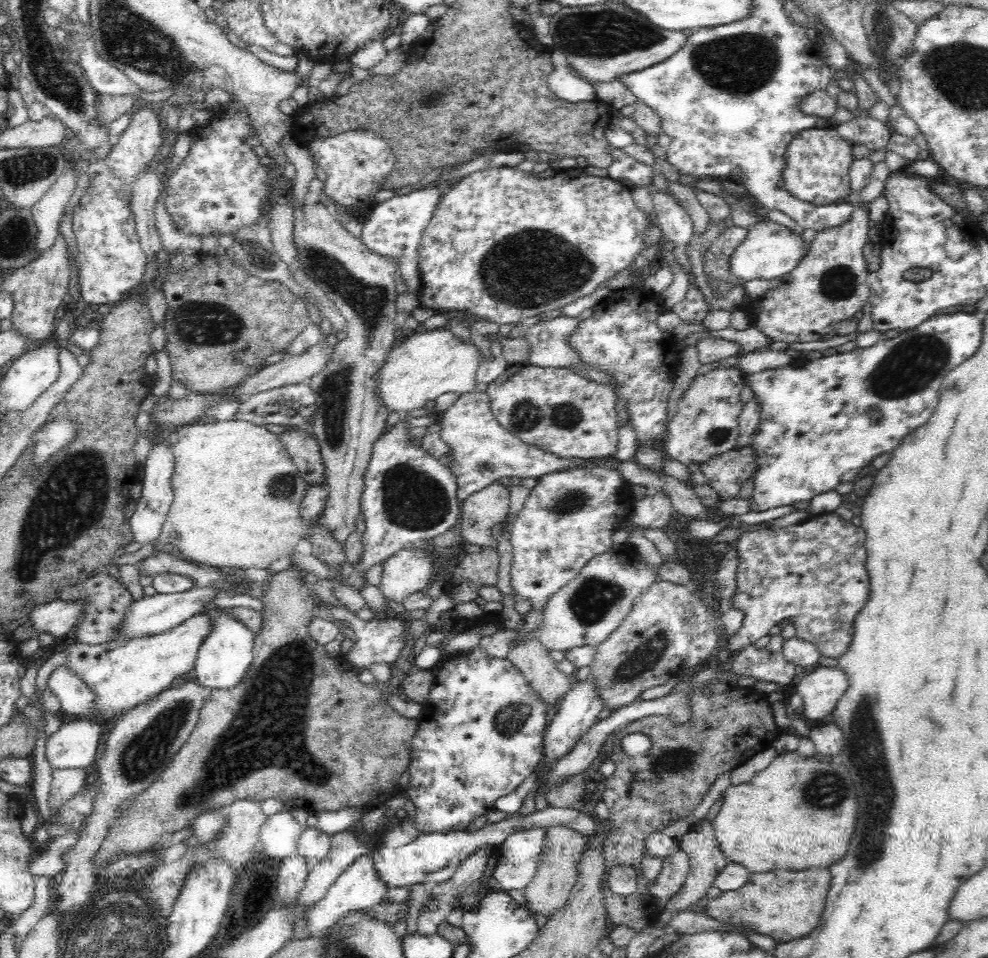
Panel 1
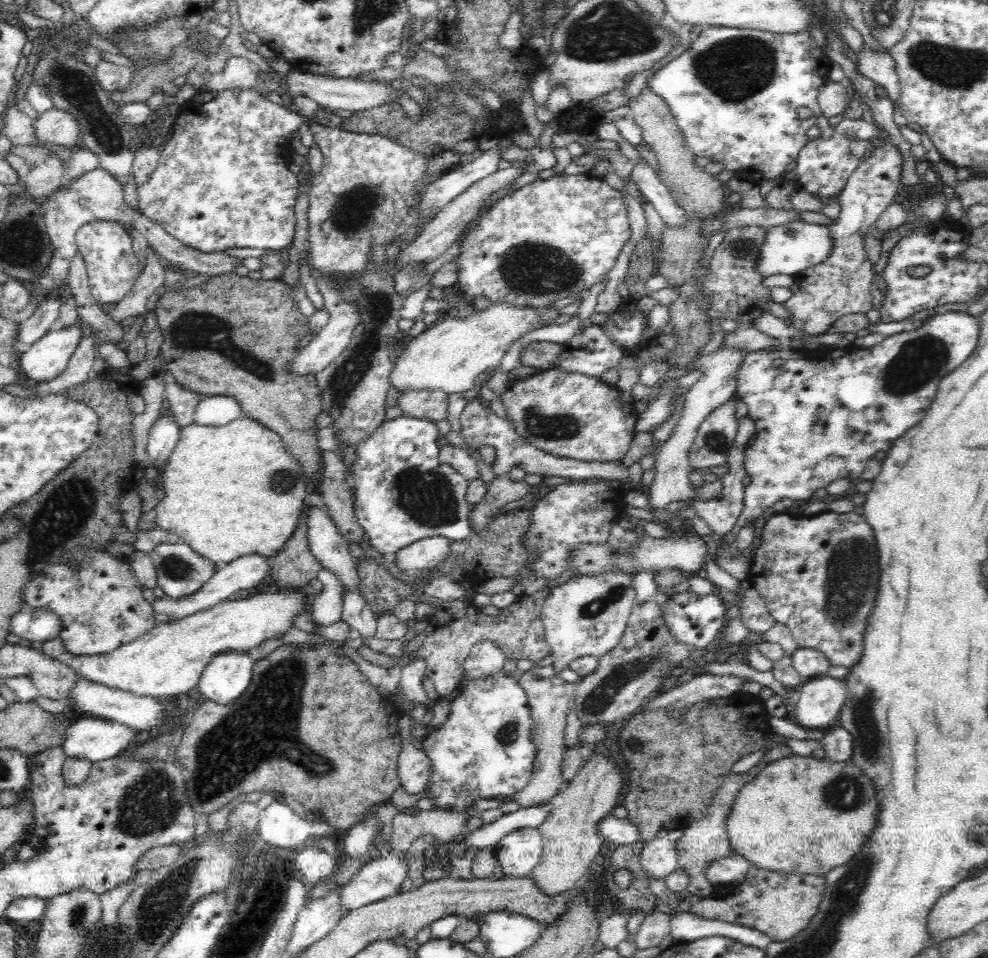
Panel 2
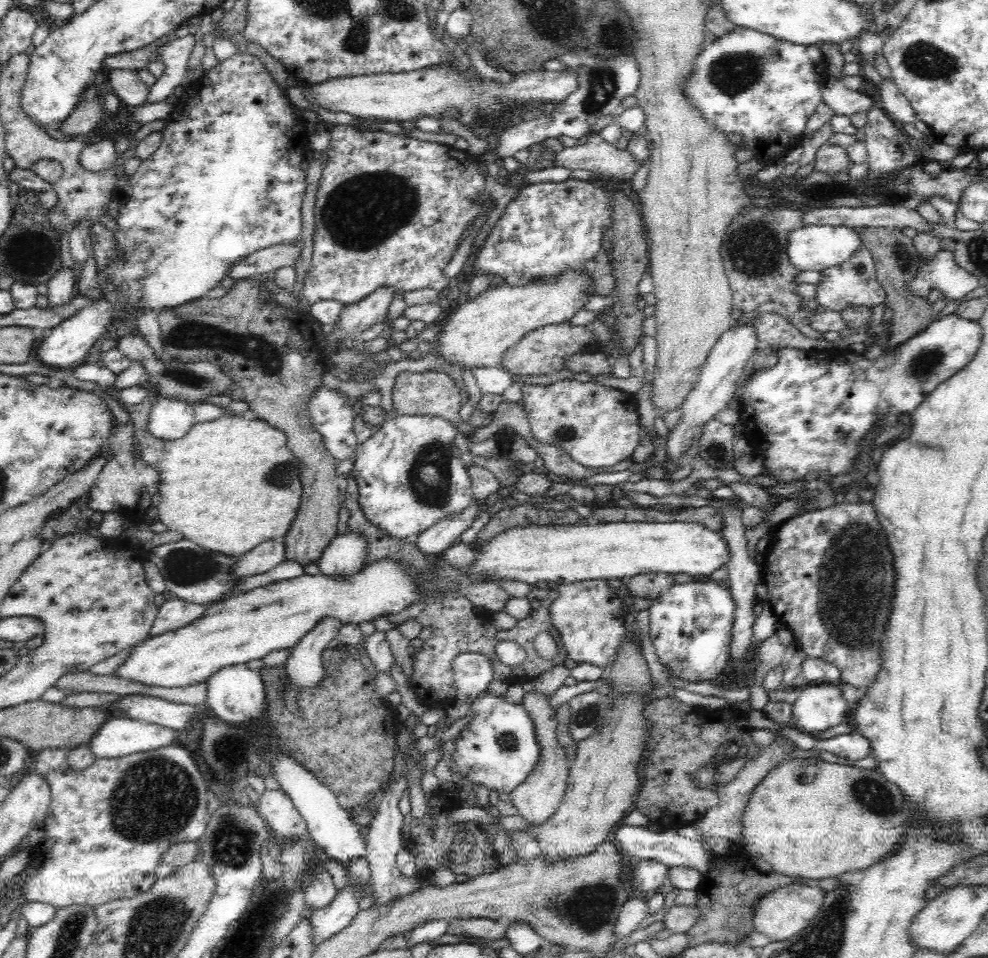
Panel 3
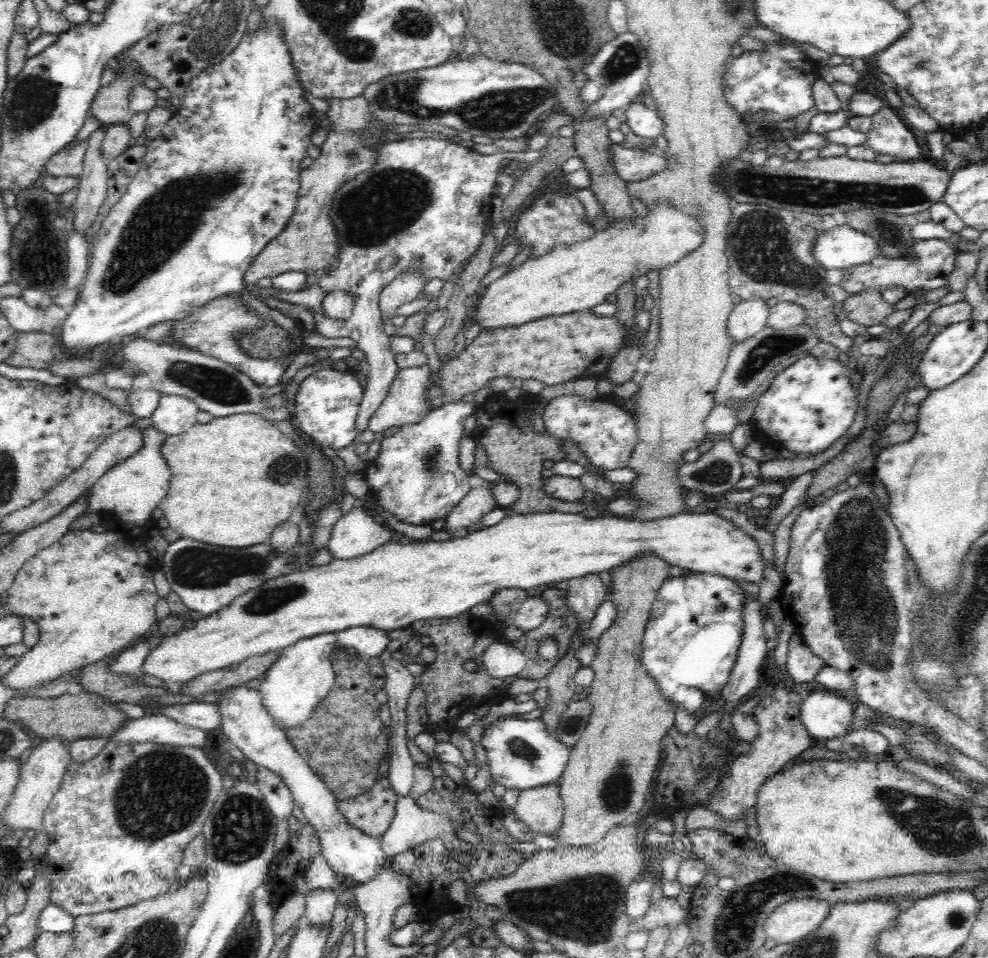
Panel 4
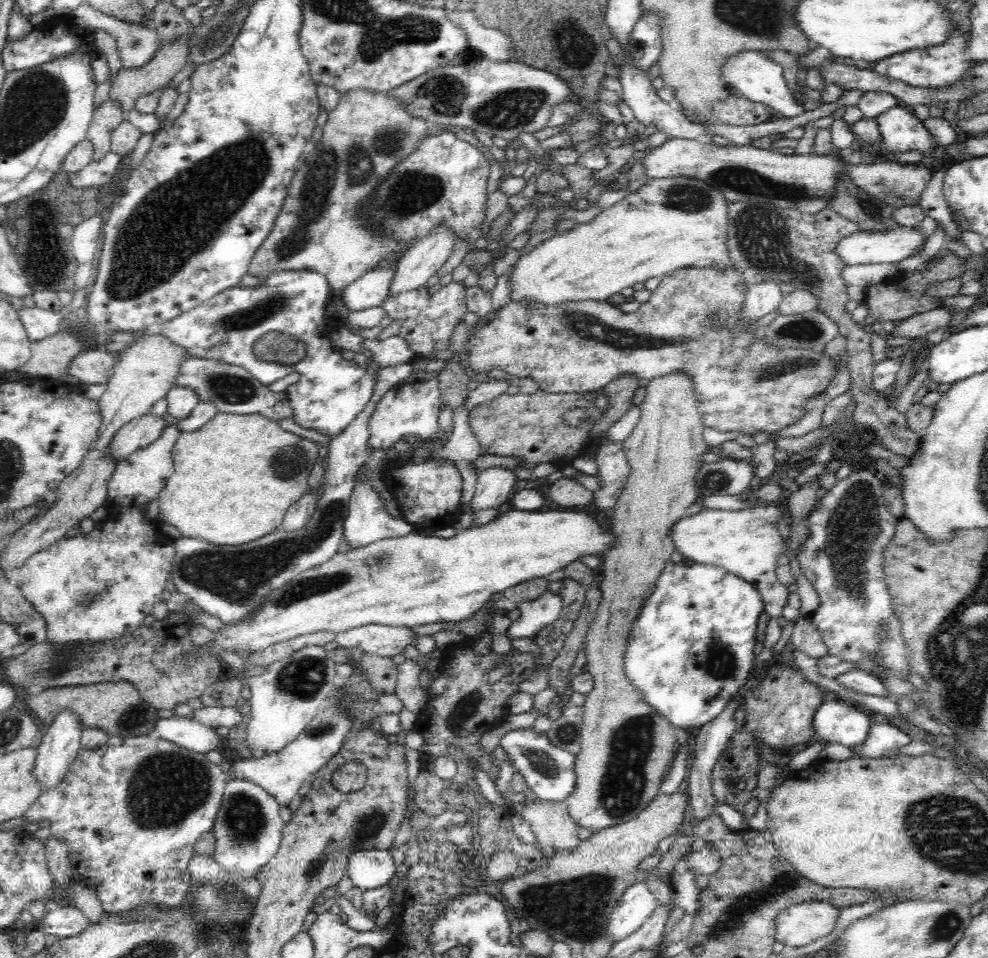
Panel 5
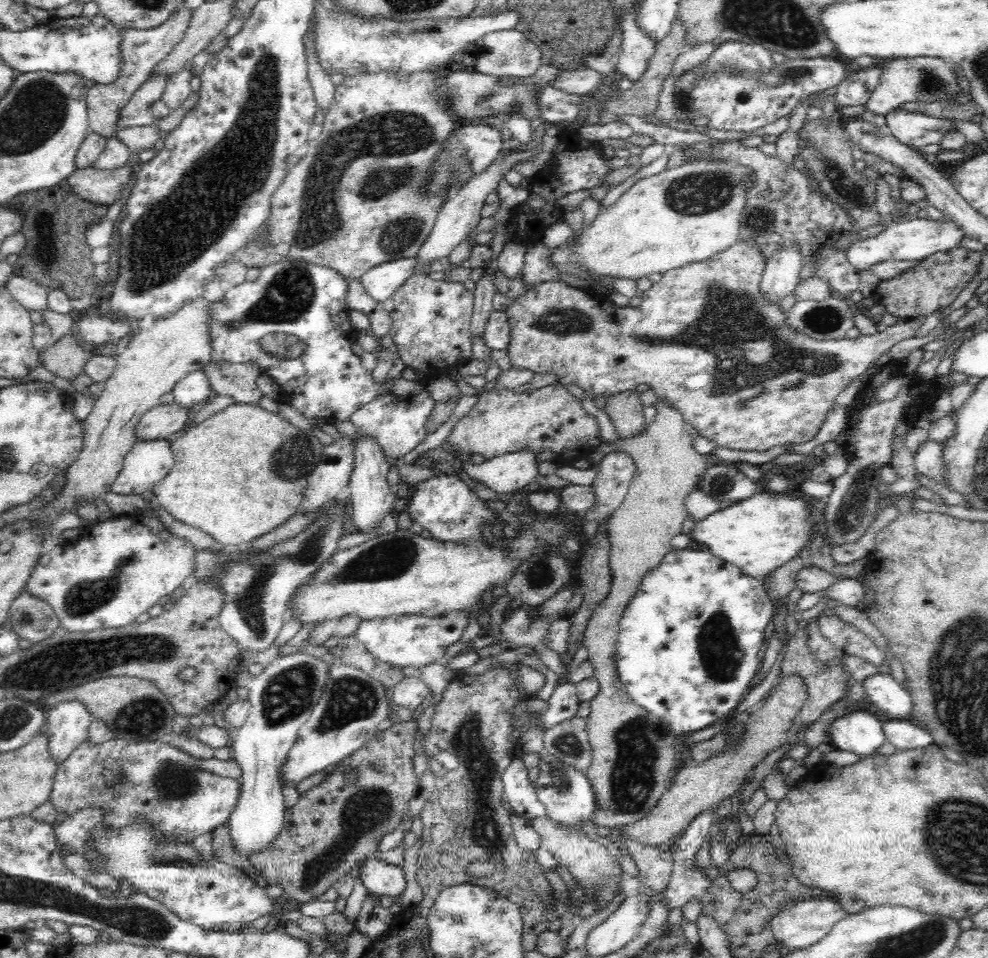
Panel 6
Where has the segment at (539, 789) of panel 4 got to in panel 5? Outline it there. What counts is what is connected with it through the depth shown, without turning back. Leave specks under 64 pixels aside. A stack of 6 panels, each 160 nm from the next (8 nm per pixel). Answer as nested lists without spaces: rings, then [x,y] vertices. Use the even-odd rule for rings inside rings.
[[[525,798],[521,815],[530,825],[538,844],[551,846],[555,850],[572,850],[581,842],[576,833],[578,826],[558,801],[538,798],[530,801]]]

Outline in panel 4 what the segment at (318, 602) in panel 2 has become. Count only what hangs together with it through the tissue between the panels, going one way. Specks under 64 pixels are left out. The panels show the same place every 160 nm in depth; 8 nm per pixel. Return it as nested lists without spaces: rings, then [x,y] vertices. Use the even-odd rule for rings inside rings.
[[[356,505],[334,522],[326,548],[333,559],[350,560],[370,554],[388,540],[390,531]],[[337,633],[317,634],[300,640],[281,650],[279,657],[261,677],[259,693],[264,706],[282,730],[306,720],[312,714],[315,704],[332,690],[335,676],[330,654],[335,650],[336,641]]]

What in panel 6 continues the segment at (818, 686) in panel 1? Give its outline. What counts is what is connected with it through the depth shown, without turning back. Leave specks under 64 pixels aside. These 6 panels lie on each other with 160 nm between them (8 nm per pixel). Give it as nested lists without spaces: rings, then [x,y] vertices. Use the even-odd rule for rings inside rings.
[[[845,711],[830,724],[828,743],[837,750],[870,757],[885,742],[882,725],[868,711]]]

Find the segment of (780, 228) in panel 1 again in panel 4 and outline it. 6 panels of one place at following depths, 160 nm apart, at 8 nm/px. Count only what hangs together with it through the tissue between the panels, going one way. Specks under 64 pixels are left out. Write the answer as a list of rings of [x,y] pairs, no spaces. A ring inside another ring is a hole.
[[[844,222],[818,234],[810,251],[824,270],[846,269],[878,257],[876,241]]]

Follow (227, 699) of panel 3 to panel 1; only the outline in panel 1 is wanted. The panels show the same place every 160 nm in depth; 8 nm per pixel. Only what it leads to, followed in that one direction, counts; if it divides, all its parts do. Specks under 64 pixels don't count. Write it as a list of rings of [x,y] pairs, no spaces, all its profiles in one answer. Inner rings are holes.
[[[218,610],[209,615],[212,630],[202,640],[202,644],[196,652],[196,660],[194,660],[195,678],[197,682],[210,689],[234,688],[238,684],[238,680],[242,680],[242,676],[246,674],[248,666],[252,664],[254,633],[228,611]]]

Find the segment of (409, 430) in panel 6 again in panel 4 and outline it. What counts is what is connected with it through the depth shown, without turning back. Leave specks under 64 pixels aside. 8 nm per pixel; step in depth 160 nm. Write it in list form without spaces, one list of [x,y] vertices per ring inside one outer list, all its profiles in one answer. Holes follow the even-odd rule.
[[[428,364],[399,369],[394,375],[394,380],[383,404],[368,418],[368,430],[372,430],[379,437],[382,430],[386,430],[386,428],[400,427],[402,424],[414,424],[414,422],[422,420],[432,409],[425,400],[425,393],[429,389],[430,383],[430,367]]]

